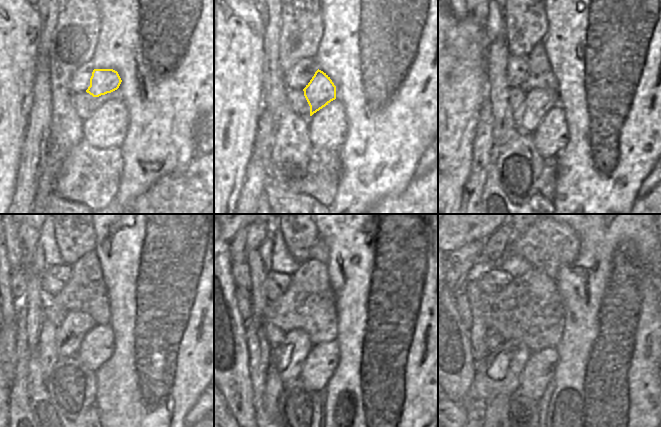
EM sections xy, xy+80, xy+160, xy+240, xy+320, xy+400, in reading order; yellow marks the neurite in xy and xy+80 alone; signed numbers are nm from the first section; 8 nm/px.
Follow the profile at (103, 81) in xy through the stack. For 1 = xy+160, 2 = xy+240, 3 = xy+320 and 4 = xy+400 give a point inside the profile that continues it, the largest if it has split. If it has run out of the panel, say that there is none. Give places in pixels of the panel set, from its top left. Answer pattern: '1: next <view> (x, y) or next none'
1: next xy+160 (527, 117)
2: next xy+240 (69, 335)
3: next xy+320 (287, 358)
4: next xy+400 (500, 372)

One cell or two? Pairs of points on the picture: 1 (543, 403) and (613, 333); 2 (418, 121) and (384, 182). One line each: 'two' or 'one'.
1: two
2: one

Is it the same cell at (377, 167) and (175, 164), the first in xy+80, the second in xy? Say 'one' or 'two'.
one

